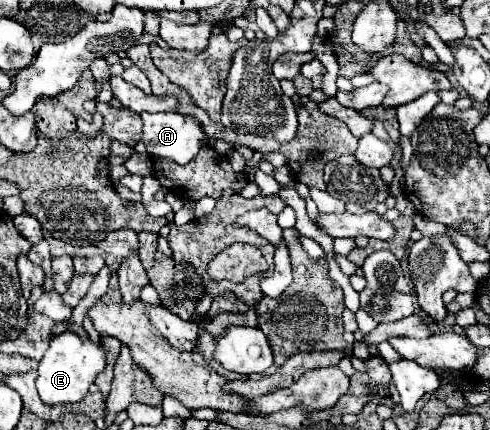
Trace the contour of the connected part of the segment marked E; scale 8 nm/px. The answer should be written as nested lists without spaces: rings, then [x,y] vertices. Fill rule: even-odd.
[[[73,330],[63,332],[61,336],[55,336],[45,352],[45,356],[39,362],[39,378],[37,378],[37,390],[45,404],[67,404],[67,402],[79,402],[99,372],[105,368],[105,348],[103,342],[91,342],[81,340]]]

